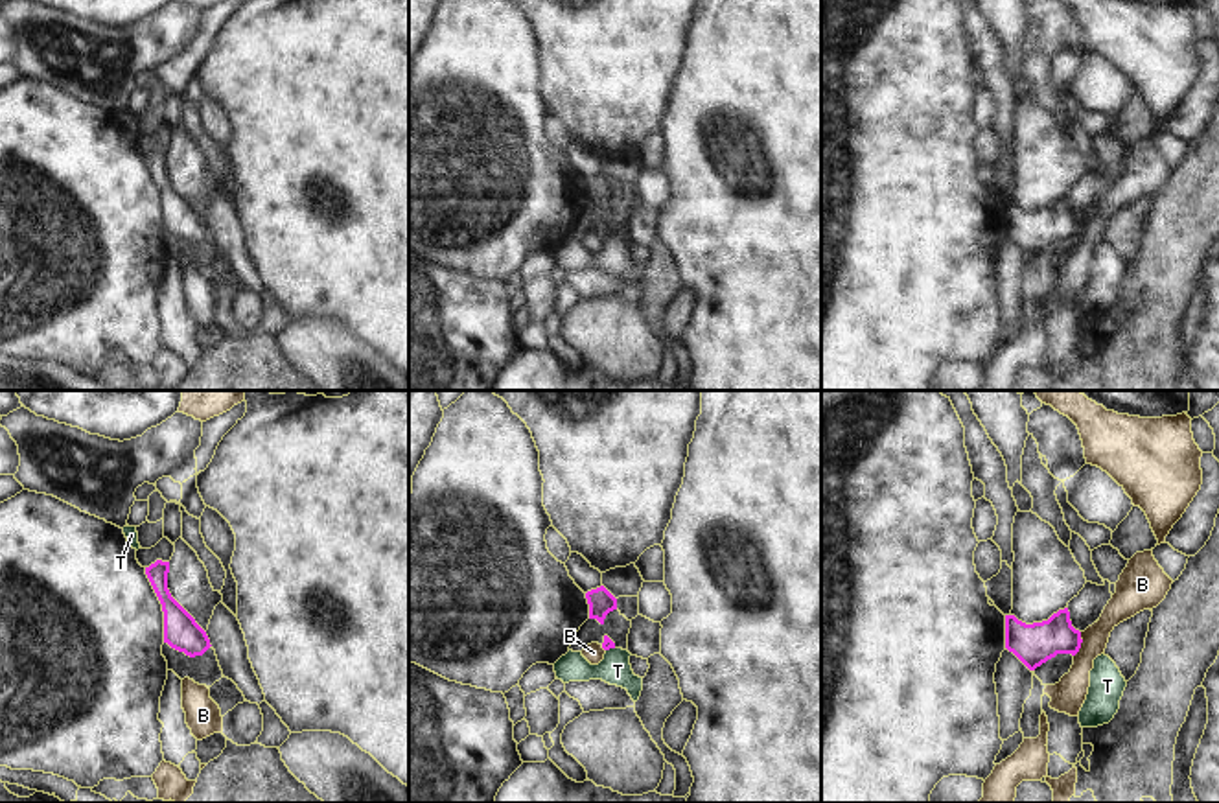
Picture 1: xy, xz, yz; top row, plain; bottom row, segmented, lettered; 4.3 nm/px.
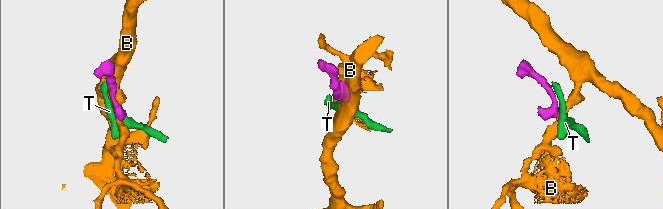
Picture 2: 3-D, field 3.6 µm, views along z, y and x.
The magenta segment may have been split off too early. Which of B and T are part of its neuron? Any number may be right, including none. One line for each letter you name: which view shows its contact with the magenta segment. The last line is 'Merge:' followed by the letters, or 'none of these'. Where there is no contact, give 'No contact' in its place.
T: Touches magenta in xz
Merge: T.

